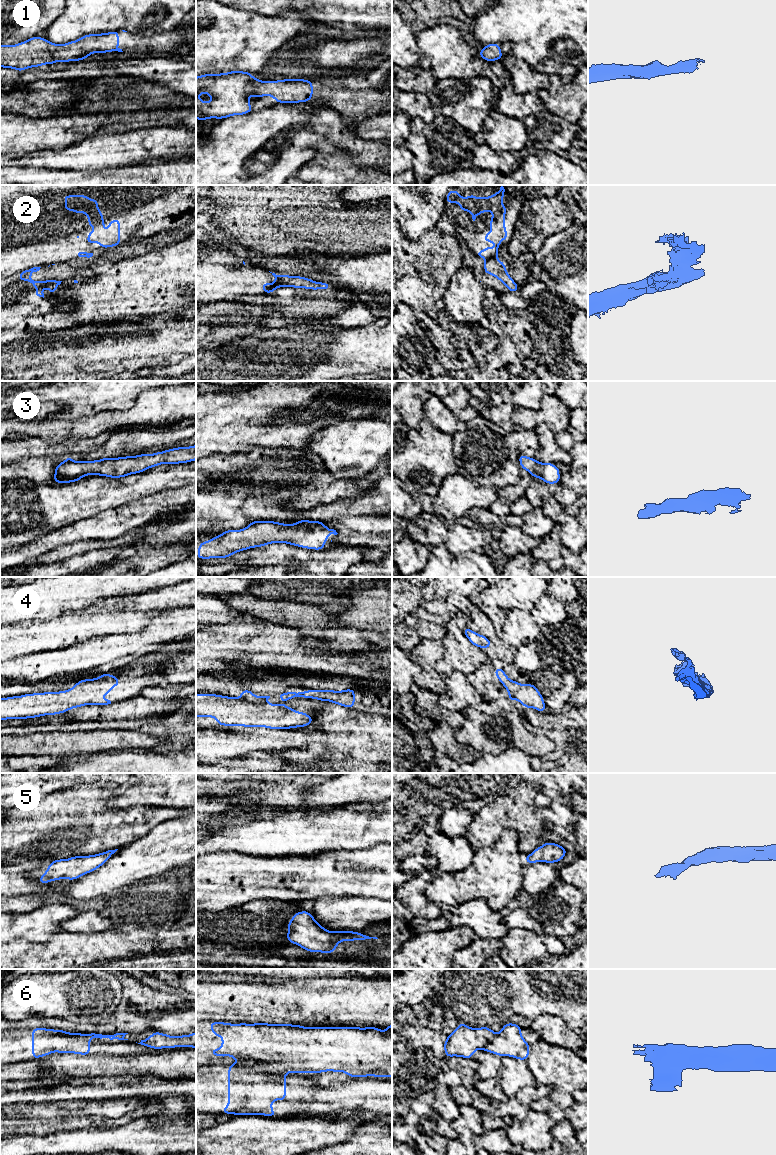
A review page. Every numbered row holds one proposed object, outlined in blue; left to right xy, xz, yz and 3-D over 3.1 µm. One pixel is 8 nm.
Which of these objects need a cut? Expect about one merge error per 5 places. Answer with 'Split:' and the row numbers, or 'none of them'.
Split: 2, 6

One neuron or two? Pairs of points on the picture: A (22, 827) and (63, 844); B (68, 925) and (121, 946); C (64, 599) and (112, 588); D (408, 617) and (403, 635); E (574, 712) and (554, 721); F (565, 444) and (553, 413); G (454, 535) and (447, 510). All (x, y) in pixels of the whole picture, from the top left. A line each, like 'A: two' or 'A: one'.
A: one
B: two
C: one
D: two
E: one
F: two
G: two

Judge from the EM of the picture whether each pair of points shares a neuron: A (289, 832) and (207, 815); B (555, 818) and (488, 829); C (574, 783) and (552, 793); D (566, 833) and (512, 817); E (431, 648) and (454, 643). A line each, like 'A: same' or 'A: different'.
A: different
B: same
C: same
D: same
E: different

